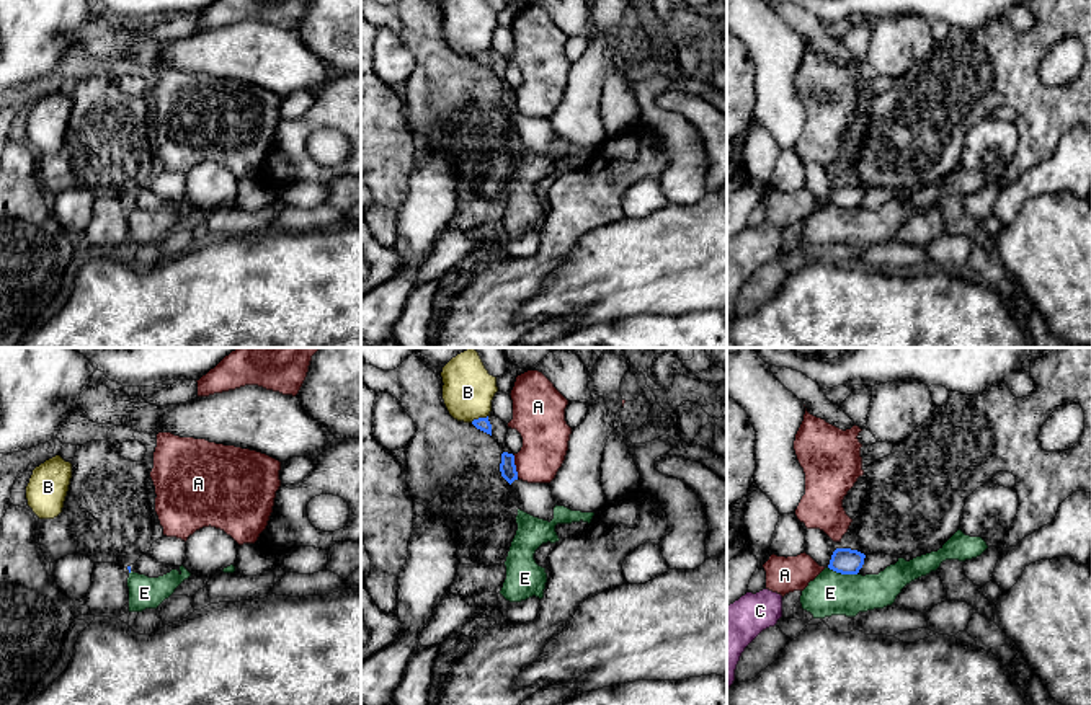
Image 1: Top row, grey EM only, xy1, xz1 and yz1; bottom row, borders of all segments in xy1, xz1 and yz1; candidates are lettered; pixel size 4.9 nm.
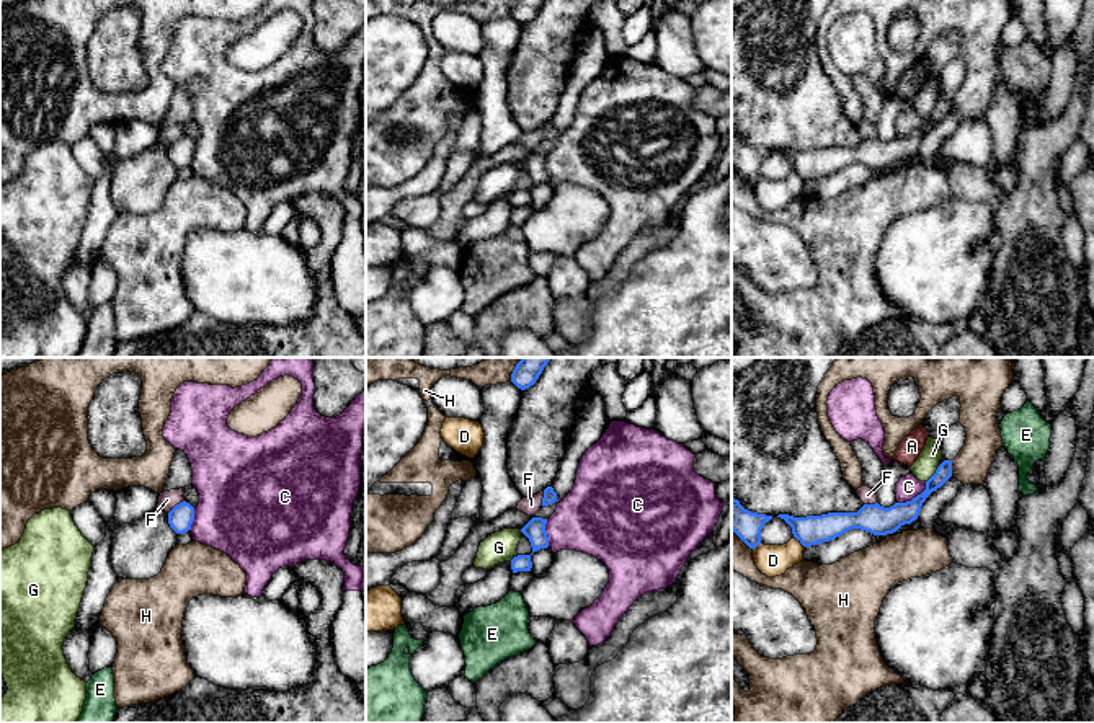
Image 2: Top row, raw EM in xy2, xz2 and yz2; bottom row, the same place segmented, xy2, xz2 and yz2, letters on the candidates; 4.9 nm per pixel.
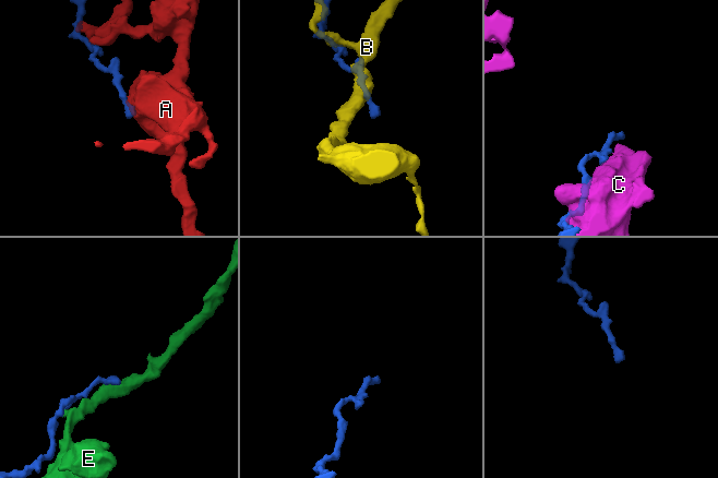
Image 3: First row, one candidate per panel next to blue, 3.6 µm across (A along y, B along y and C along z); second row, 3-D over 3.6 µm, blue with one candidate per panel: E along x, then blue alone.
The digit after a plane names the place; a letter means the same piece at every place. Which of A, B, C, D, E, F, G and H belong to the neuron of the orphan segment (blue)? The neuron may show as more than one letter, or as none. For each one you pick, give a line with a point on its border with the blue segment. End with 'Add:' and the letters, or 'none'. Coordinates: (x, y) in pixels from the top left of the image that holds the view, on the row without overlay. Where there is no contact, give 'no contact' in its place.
Add: none

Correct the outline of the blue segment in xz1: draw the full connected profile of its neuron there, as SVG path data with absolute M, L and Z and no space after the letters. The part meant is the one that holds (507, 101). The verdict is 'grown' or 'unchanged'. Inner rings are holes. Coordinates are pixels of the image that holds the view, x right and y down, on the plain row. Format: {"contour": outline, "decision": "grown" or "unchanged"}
{"contour": "M508 86L501 88L500 106L514 124L516 139L521 145L549 157L554 153L555 135L549 118L528 118L519 114L514 90Z", "decision": "grown"}

